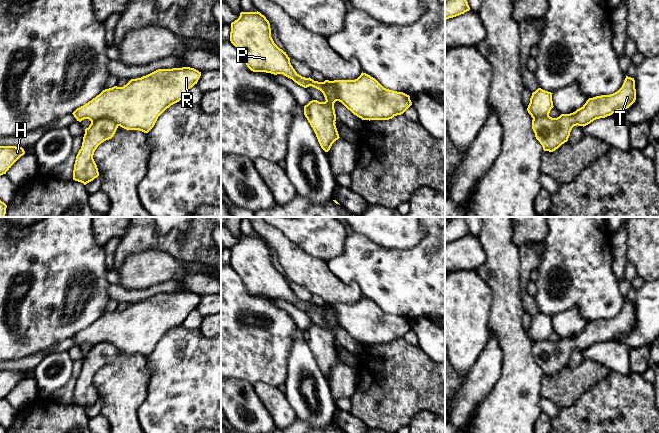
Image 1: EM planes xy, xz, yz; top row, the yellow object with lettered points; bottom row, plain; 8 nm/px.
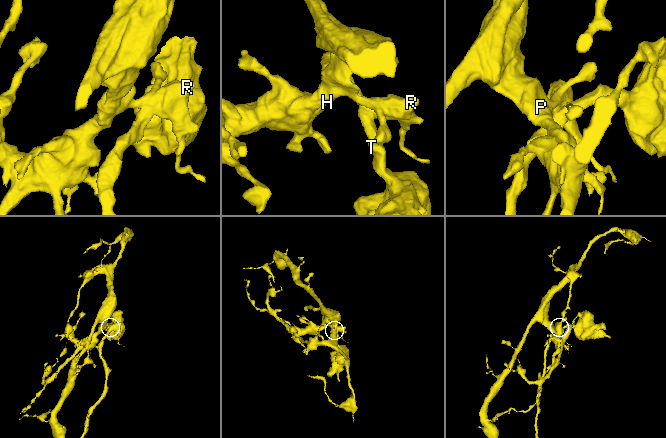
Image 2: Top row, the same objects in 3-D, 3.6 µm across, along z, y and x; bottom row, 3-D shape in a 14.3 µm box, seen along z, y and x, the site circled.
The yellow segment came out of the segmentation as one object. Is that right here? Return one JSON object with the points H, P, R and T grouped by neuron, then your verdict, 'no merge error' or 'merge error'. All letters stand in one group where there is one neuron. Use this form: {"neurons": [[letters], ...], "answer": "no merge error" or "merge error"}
{"neurons": [["H", "P", "R"], ["T"]], "answer": "merge error"}

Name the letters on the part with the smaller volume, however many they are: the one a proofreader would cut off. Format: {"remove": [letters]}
{"remove": ["T"]}

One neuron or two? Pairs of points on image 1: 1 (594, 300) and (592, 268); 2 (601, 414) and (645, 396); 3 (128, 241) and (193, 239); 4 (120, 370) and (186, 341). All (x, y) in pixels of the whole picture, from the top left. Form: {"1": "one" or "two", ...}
{"1": "one", "2": "one", "3": "one", "4": "two"}

